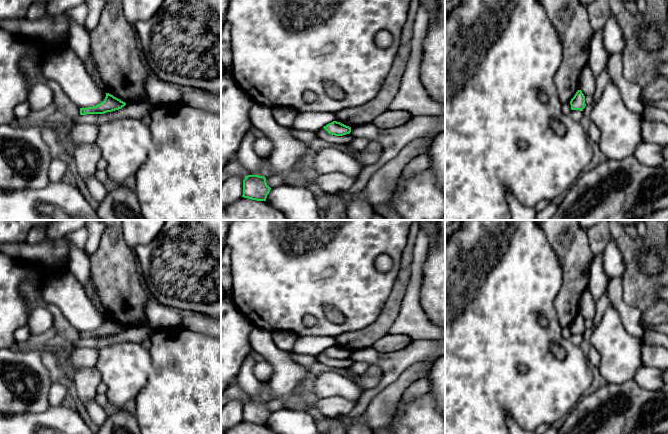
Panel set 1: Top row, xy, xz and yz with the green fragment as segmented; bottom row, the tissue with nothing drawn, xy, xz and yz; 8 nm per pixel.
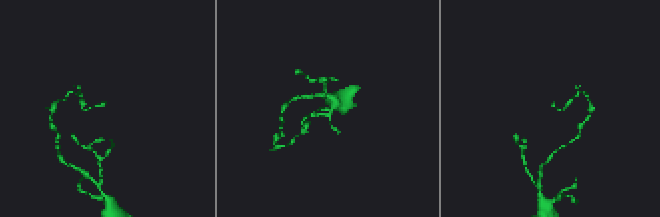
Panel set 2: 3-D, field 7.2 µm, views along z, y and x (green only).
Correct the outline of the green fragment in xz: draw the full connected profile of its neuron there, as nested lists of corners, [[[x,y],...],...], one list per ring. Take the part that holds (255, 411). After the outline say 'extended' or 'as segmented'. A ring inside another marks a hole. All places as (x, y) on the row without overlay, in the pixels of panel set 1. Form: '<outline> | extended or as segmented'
[[[248,399],[243,404],[242,421],[256,425],[266,425],[270,414],[271,412],[267,409],[264,400]]] | as segmented

